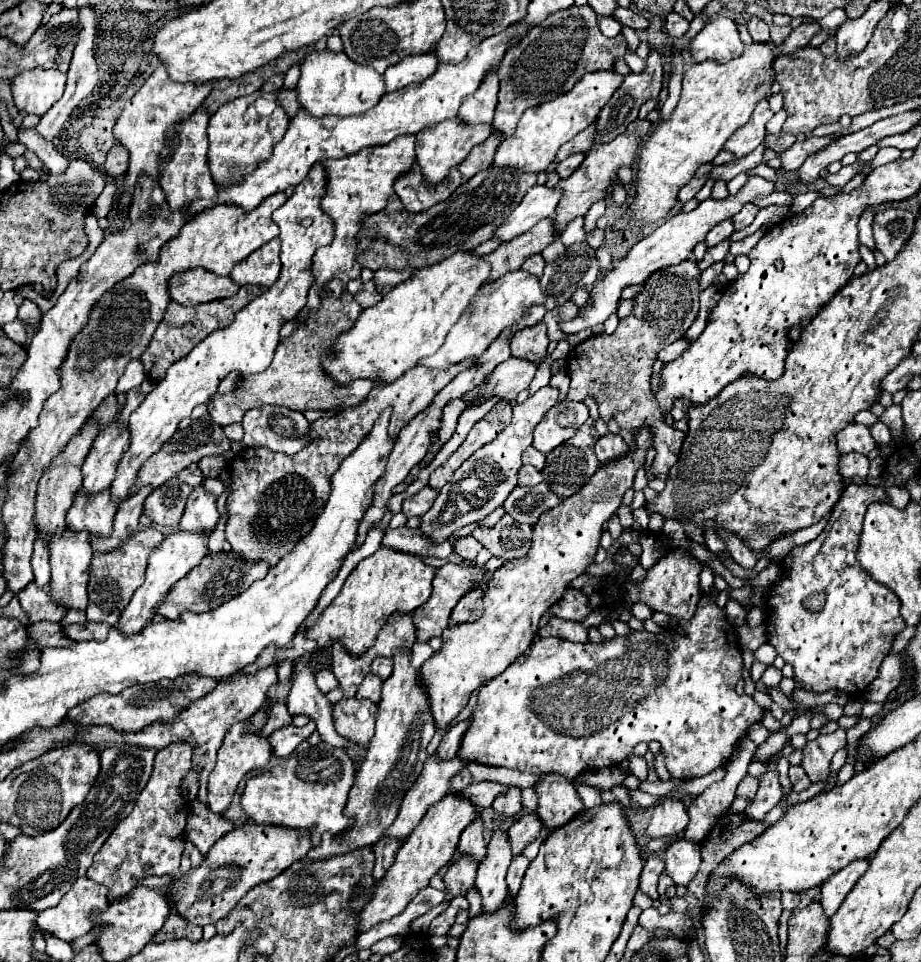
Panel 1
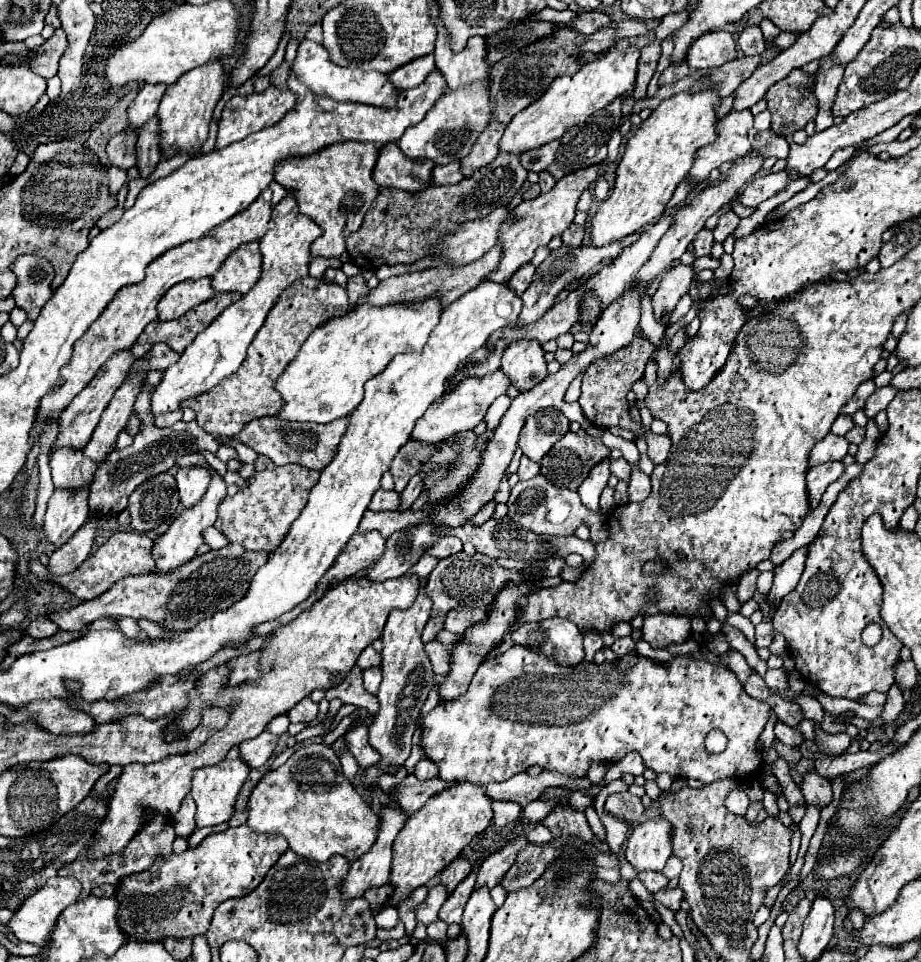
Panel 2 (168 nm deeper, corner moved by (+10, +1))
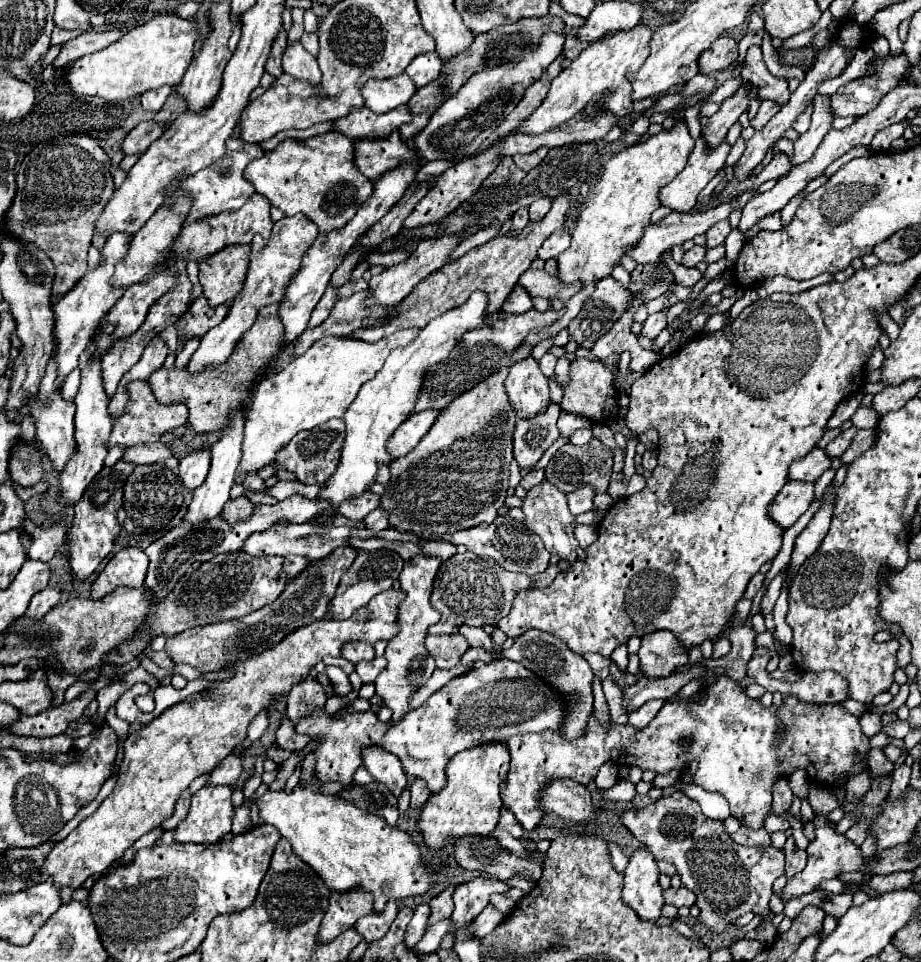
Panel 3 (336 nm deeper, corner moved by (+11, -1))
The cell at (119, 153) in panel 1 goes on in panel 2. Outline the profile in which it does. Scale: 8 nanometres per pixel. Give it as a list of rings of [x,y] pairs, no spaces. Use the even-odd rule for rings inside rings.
[[[123,130],[117,136],[111,138],[107,144],[107,156],[113,166],[119,166],[123,170],[129,170],[137,164],[137,152],[135,152],[137,132],[135,130]]]

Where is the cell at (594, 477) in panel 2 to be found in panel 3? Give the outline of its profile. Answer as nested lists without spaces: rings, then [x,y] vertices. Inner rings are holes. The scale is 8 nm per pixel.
[[[590,484],[574,490],[568,494],[568,506],[570,506],[570,512],[574,516],[582,514],[582,512],[588,512],[588,510],[594,510],[594,488]]]

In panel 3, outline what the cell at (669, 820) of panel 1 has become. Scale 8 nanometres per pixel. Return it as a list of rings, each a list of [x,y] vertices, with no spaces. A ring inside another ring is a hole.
[[[646,848],[634,850],[624,872],[622,898],[638,912],[638,916],[642,916],[642,920],[654,922],[660,916],[664,898],[658,876],[660,870],[656,858]]]

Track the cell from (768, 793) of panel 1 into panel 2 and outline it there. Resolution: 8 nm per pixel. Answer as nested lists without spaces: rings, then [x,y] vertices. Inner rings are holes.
[[[753,802],[753,804],[749,806],[745,818],[747,818],[749,822],[763,822],[763,820],[767,818],[767,812],[763,810],[763,804],[761,804],[761,802]]]

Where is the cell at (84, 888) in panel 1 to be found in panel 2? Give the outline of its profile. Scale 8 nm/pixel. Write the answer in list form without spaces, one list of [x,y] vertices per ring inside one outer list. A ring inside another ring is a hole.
[[[49,878],[45,886],[41,886],[31,898],[23,900],[23,906],[19,906],[19,910],[13,912],[13,918],[9,920],[7,928],[13,936],[17,936],[17,940],[21,942],[29,942],[29,944],[37,944],[43,946],[49,942],[49,934],[51,934],[51,926],[55,926],[55,918],[61,914],[63,908],[67,908],[69,904],[73,904],[75,900],[79,900],[79,882],[75,878]]]

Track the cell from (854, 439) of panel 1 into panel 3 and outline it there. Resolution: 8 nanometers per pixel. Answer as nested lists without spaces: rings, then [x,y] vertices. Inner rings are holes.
[[[814,448],[810,456],[796,460],[790,466],[790,480],[818,480],[826,468],[830,468],[832,458],[822,448]]]

